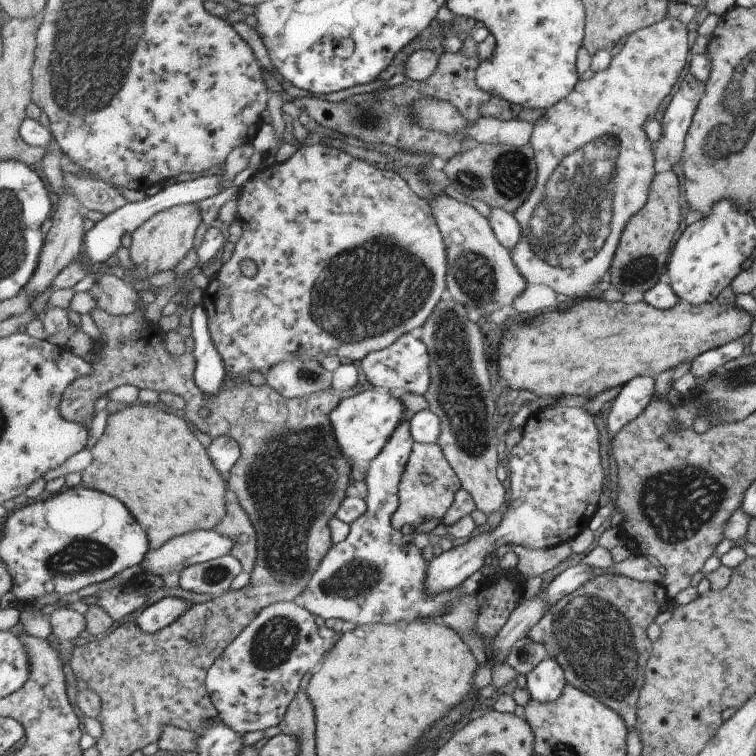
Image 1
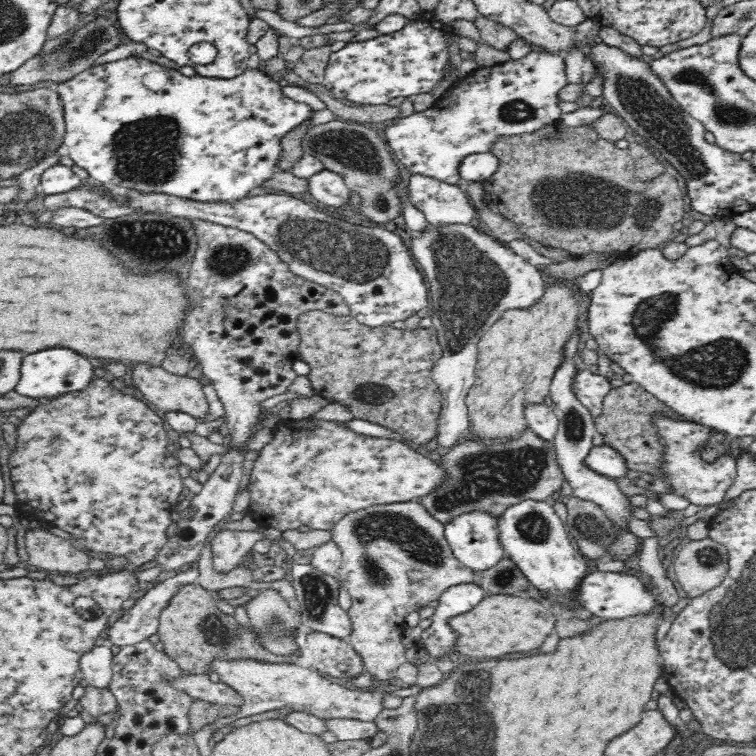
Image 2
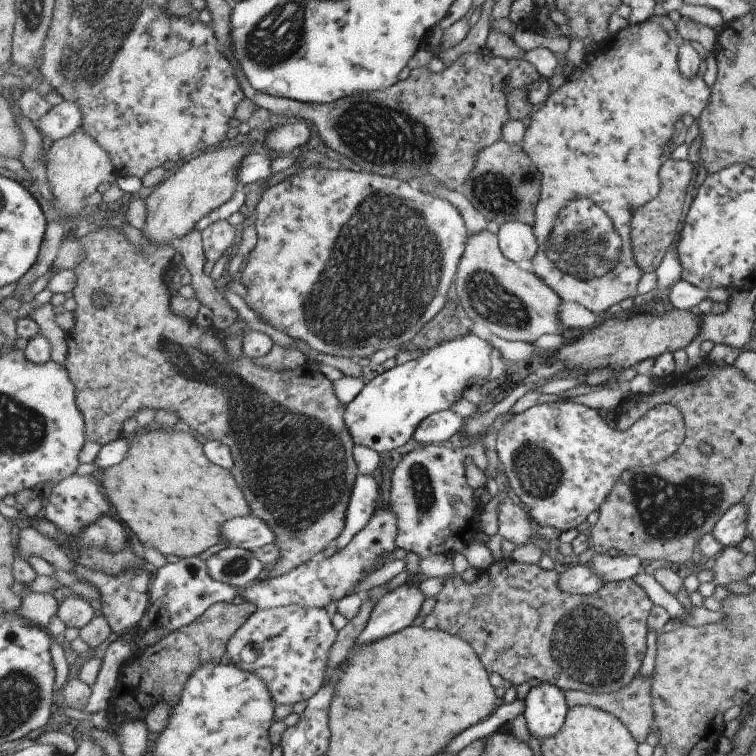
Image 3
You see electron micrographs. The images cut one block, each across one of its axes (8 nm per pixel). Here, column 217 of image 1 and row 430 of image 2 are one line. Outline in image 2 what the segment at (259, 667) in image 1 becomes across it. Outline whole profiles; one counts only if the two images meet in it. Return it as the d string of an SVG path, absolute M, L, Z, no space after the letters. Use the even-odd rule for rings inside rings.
M658 416L659 432L663 434L664 441L667 442L667 482L672 488L672 492L679 497L686 498L692 505L712 506L724 503L727 498L727 492L736 484L739 465L735 456L723 455L712 463L701 459L700 445L705 444L708 438L708 427L692 421L680 421Z

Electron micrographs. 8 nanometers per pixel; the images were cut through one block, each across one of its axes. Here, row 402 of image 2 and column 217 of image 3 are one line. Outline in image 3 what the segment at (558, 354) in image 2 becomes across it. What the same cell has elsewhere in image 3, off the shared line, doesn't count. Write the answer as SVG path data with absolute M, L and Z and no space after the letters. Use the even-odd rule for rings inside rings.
M165 426L149 427L128 440L129 447L124 459L98 475L110 504L145 547L153 548L163 556L173 554L180 558L196 557L221 542L219 530L223 522L235 516L252 514L246 494L235 480L233 472L209 462L209 458L205 456L204 444L191 432Z

